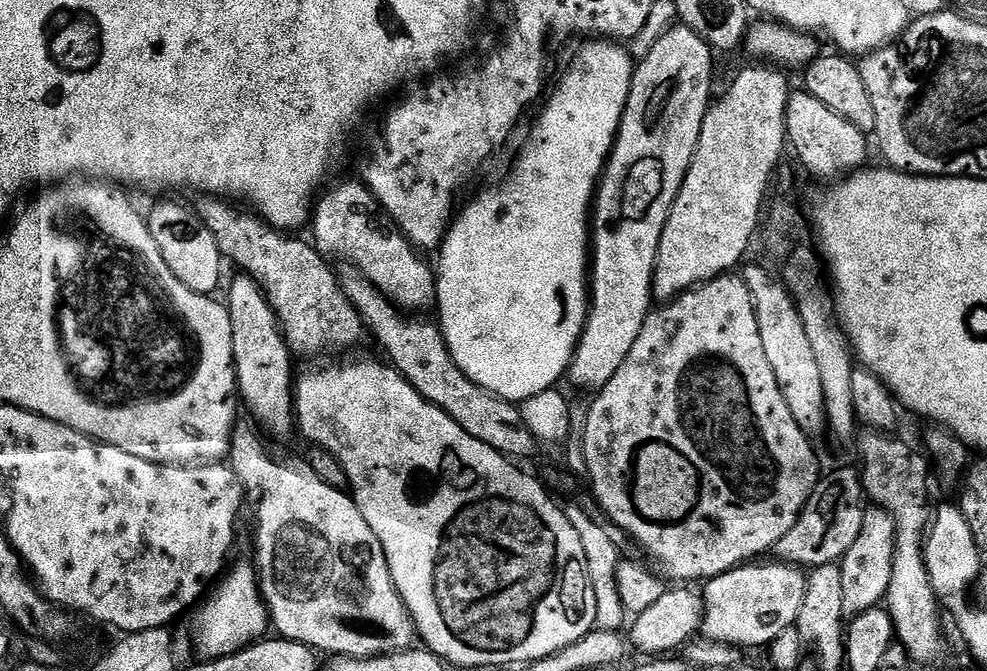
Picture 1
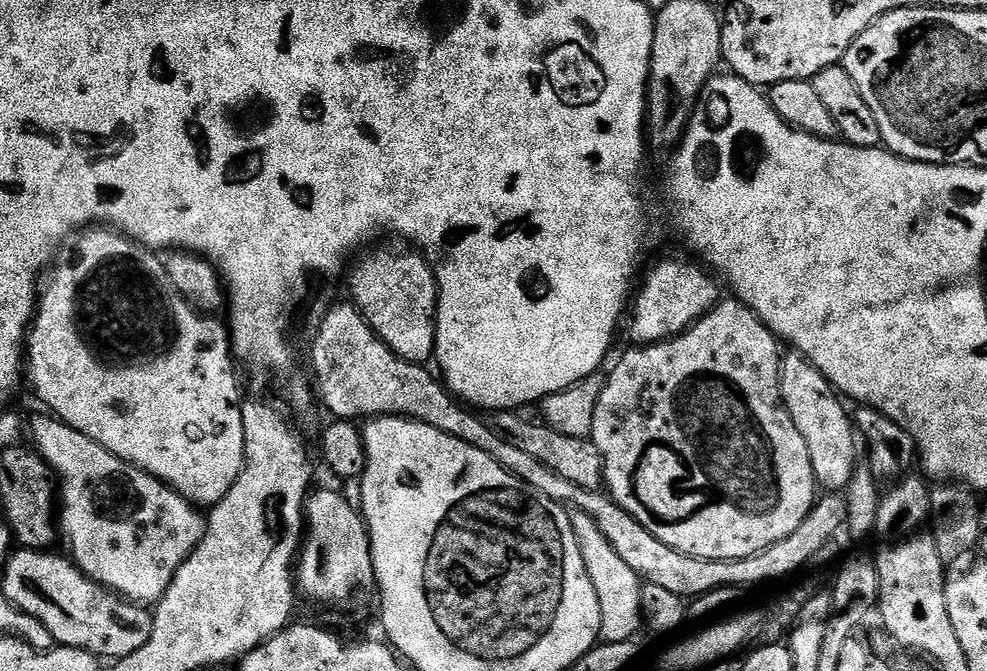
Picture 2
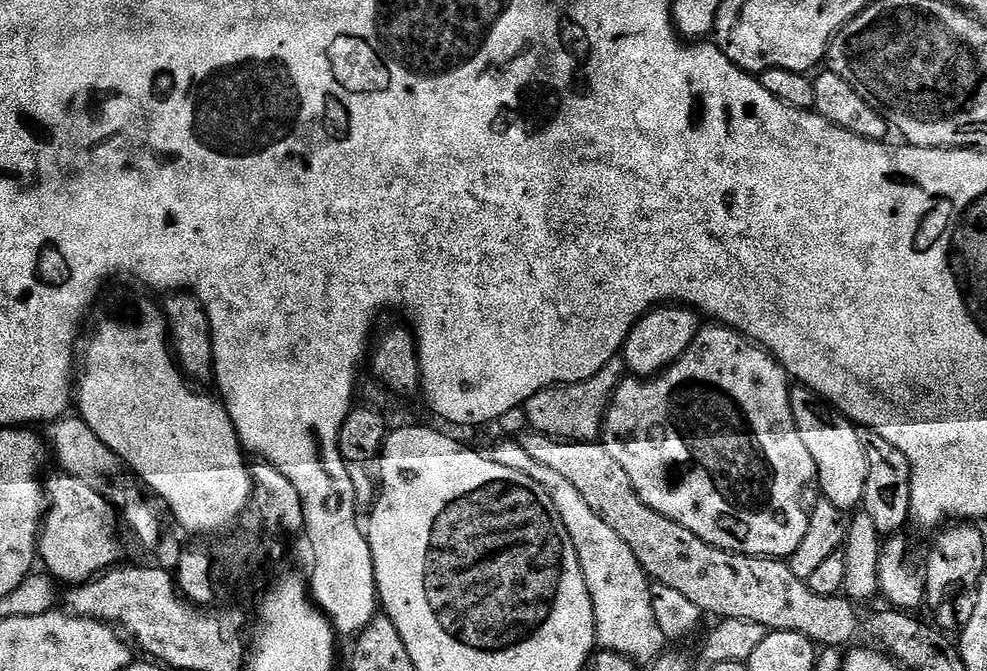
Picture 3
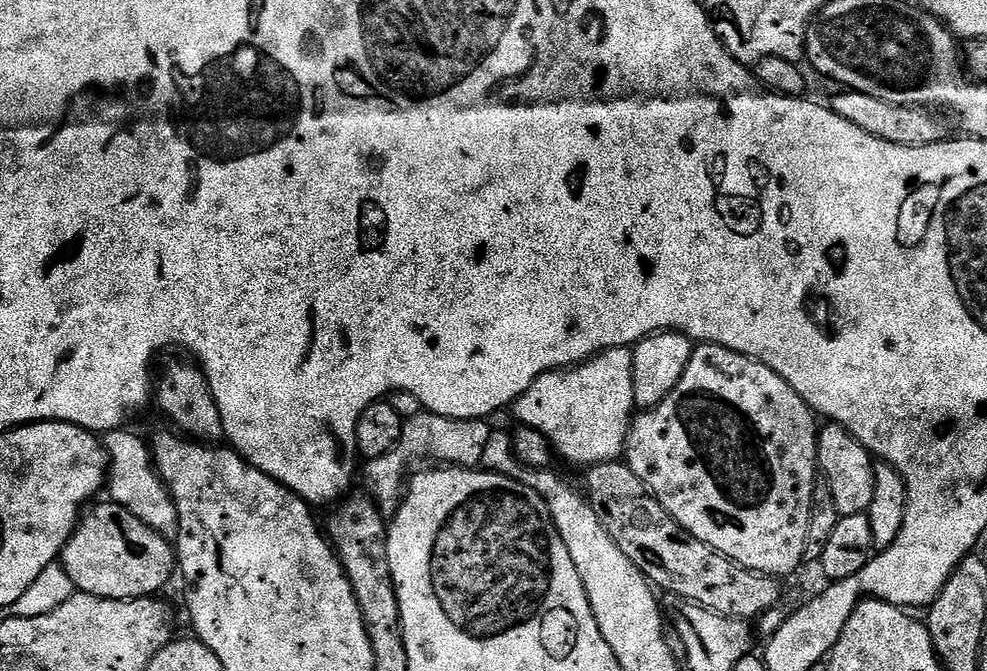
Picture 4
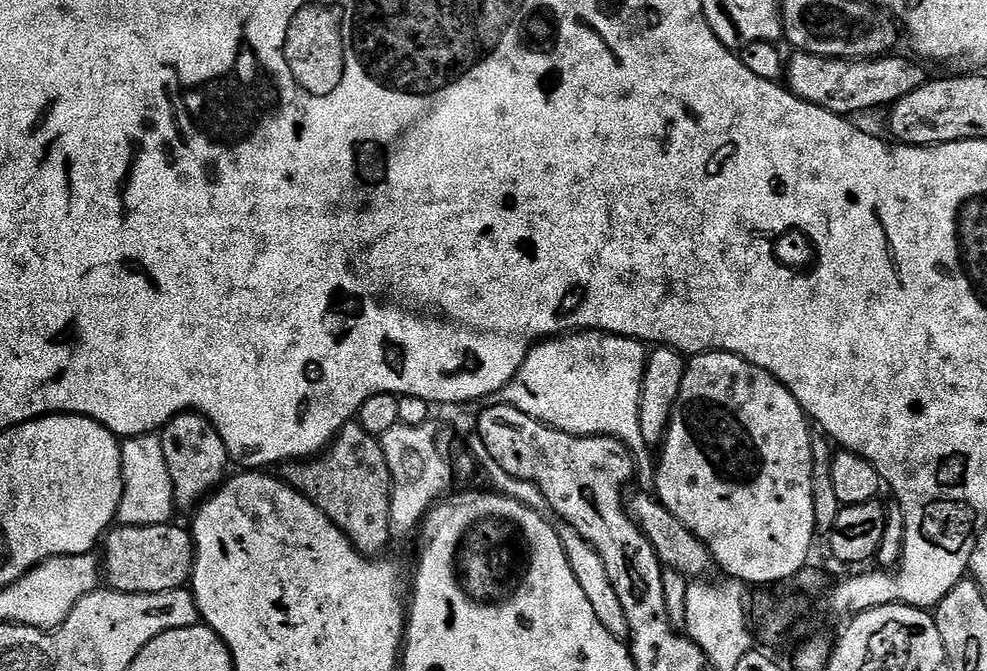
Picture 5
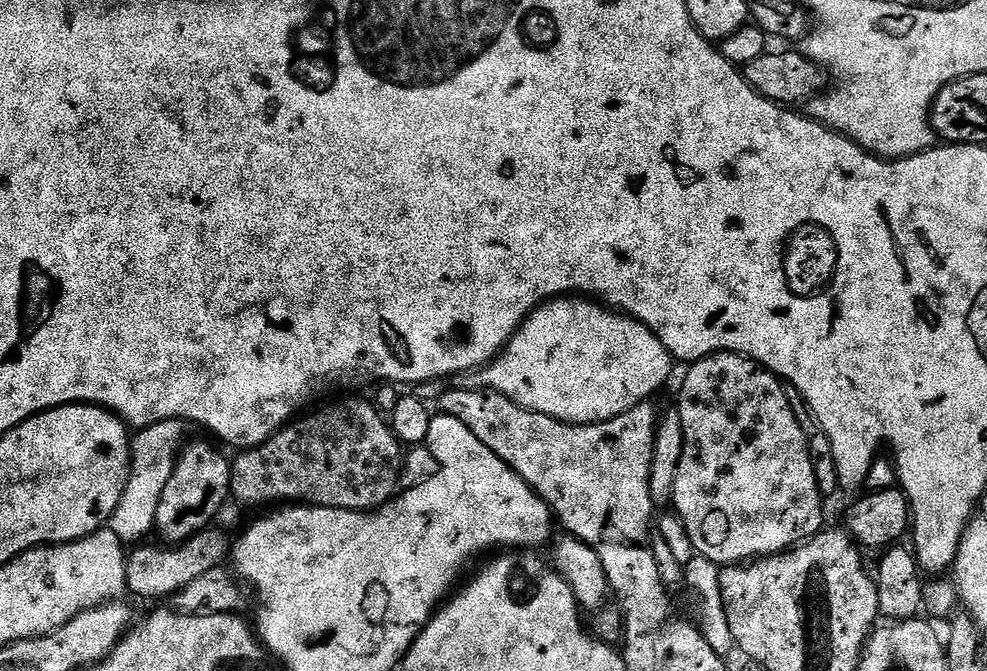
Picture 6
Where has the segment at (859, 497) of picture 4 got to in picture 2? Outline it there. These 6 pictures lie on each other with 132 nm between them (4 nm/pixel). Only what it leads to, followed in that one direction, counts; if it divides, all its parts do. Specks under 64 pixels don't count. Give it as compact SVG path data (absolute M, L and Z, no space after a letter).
M794 350L787 351L781 361L780 394L794 426L798 426L802 438L806 438L810 462L817 481L823 487L825 484L828 487L825 489L828 490L847 489L852 471L856 469L858 463L856 457L858 432L849 409L844 408L845 401L836 395L835 389L824 375Z

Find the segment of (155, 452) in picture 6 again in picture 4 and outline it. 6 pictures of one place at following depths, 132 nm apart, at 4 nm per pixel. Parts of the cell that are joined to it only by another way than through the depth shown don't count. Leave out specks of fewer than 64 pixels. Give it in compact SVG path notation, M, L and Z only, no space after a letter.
M116 429L103 437L102 443L109 458L108 491L120 505L135 512L135 517L150 520L154 516L153 527L162 535L175 535L178 530L176 504L155 468L147 441L128 431Z

